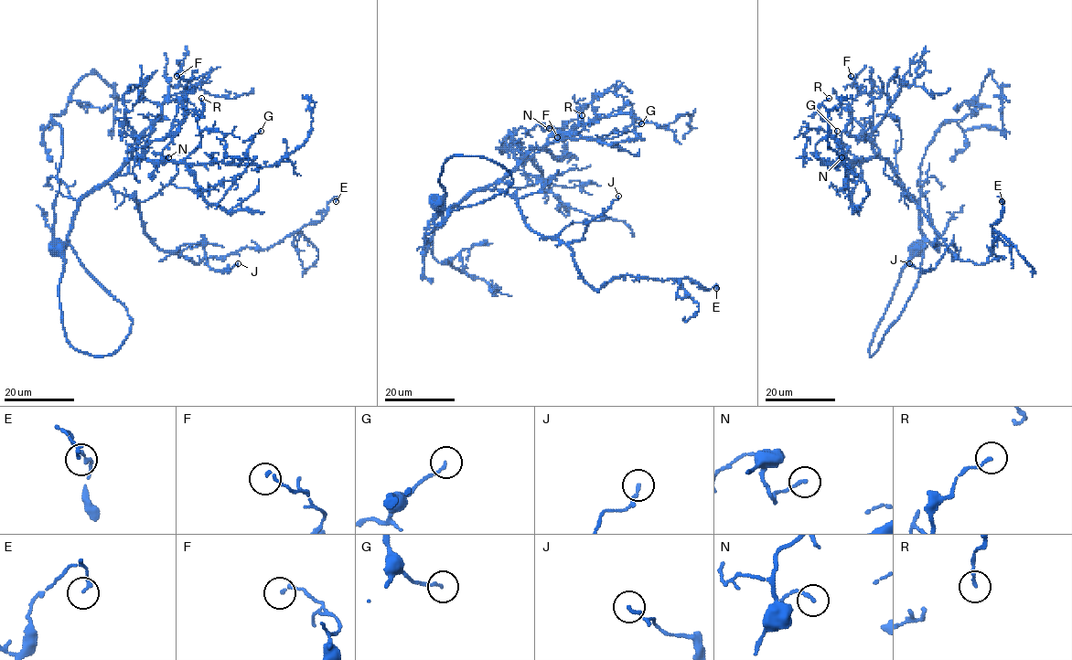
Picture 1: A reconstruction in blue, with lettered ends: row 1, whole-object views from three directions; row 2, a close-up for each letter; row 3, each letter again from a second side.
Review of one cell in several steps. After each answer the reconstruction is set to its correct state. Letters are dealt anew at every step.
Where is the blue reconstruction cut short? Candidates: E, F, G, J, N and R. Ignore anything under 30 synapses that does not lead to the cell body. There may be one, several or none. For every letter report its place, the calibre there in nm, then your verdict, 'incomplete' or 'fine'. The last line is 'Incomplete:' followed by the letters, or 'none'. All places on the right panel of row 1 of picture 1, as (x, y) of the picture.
E: (1002, 201) | 160 nm | fine
F: (851, 76) | 130 nm | fine
G: (837, 131) | 120 nm | fine
J: (909, 263) | 130 nm | fine
N: (841, 157) | 150 nm | fine
R: (829, 98) | 140 nm | fine
Incomplete: none

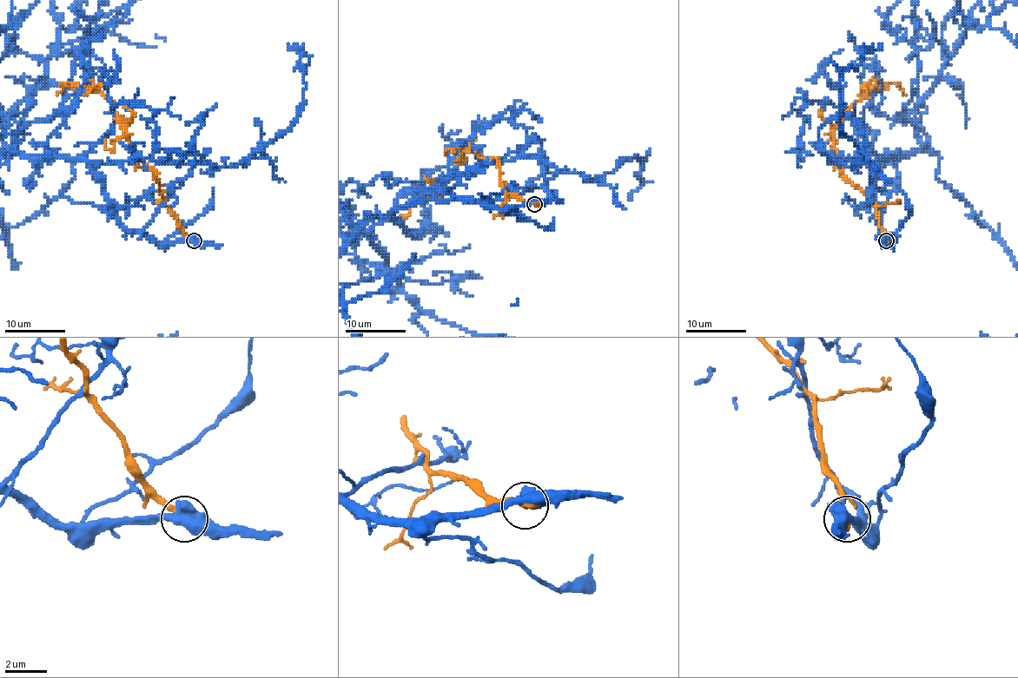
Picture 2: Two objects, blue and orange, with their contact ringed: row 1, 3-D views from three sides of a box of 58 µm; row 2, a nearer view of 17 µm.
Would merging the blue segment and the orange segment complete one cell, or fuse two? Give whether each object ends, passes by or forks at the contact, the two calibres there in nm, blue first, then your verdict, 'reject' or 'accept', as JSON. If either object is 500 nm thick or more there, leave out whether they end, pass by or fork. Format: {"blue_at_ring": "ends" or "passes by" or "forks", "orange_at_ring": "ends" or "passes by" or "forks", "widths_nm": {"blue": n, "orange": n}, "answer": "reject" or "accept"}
{"widths_nm": {"blue": 600, "orange": 280}, "answer": "reject"}

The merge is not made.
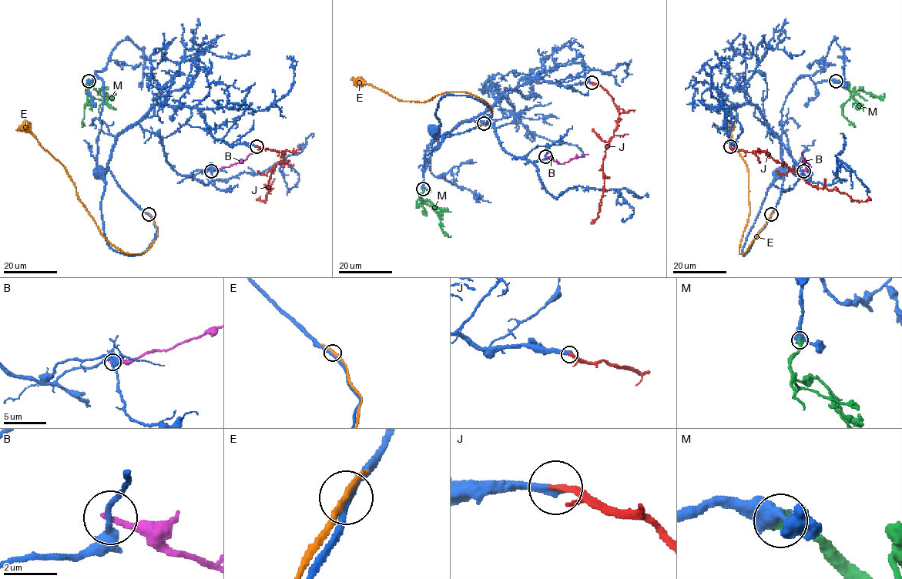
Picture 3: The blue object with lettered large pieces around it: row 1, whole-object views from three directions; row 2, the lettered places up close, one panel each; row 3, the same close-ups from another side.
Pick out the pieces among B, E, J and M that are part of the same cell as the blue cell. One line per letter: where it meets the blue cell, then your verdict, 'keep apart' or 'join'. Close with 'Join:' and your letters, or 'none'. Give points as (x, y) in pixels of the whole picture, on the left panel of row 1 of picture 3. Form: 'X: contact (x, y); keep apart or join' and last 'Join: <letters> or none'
B: contact (211, 171); keep apart
E: contact (149, 214); keep apart
J: contact (256, 146); join
M: contact (88, 81); join
Join: J, M

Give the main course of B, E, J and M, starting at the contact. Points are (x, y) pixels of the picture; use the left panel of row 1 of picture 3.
B: (211, 170), (244, 160), (253, 152)
E: (149, 215), (158, 229), (155, 240), (142, 252), (123, 252), (100, 232), (63, 165), (28, 131), (16, 130)
J: (256, 146), (284, 152), (283, 158), (274, 167), (266, 199), (263, 201), (256, 199)
M: (88, 81), (87, 88), (92, 85), (98, 90), (103, 90), (107, 96), (112, 98), (115, 94)

